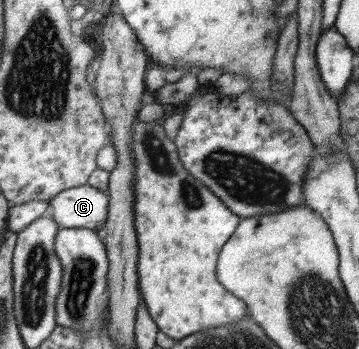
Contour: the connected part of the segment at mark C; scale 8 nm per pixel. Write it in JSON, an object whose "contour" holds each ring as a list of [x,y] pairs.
{"contour":[[[92,185],[66,189],[50,201],[51,213],[62,228],[98,229],[109,218],[109,193]]]}

